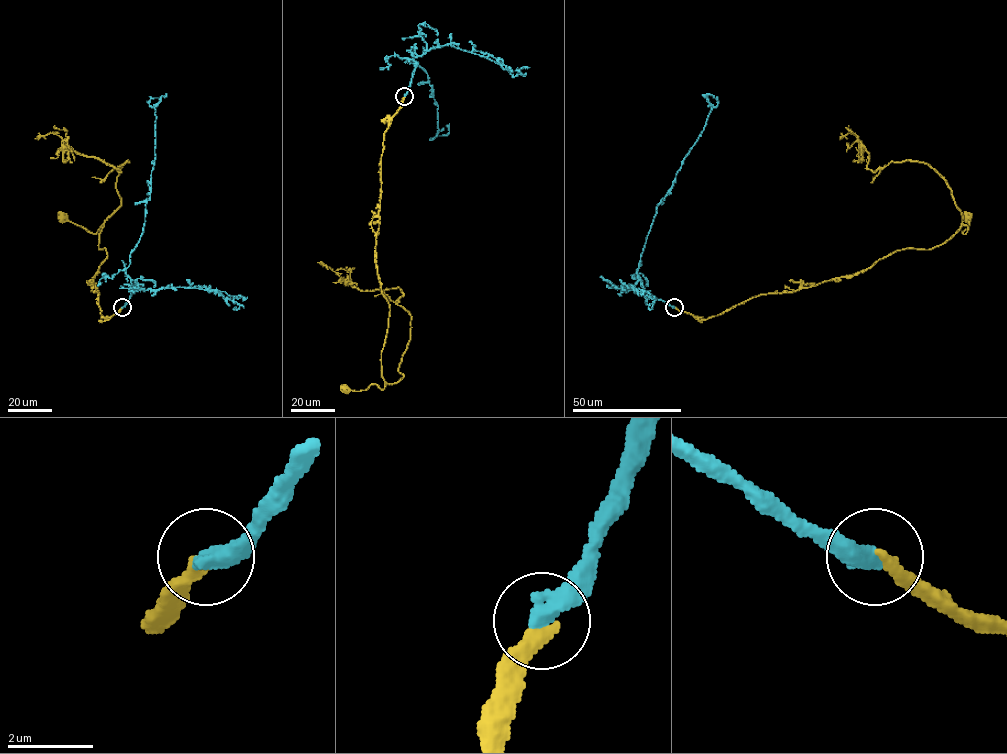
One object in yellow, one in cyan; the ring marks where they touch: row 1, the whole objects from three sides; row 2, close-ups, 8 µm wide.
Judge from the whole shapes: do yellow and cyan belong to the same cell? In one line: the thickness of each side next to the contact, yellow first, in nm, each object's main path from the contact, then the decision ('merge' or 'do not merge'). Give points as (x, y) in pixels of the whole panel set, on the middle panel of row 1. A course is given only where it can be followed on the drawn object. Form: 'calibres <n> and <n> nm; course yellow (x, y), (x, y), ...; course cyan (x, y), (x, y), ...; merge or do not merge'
calibres 360 and 480 nm; course yellow (404, 96), (384, 133), (381, 158), (375, 263), (389, 308), (381, 360), (385, 386), (344, 389); course cyan (404, 96), (417, 64), (408, 58), (425, 70), (432, 86), (438, 129), (431, 139), (447, 134), (449, 123); merge

